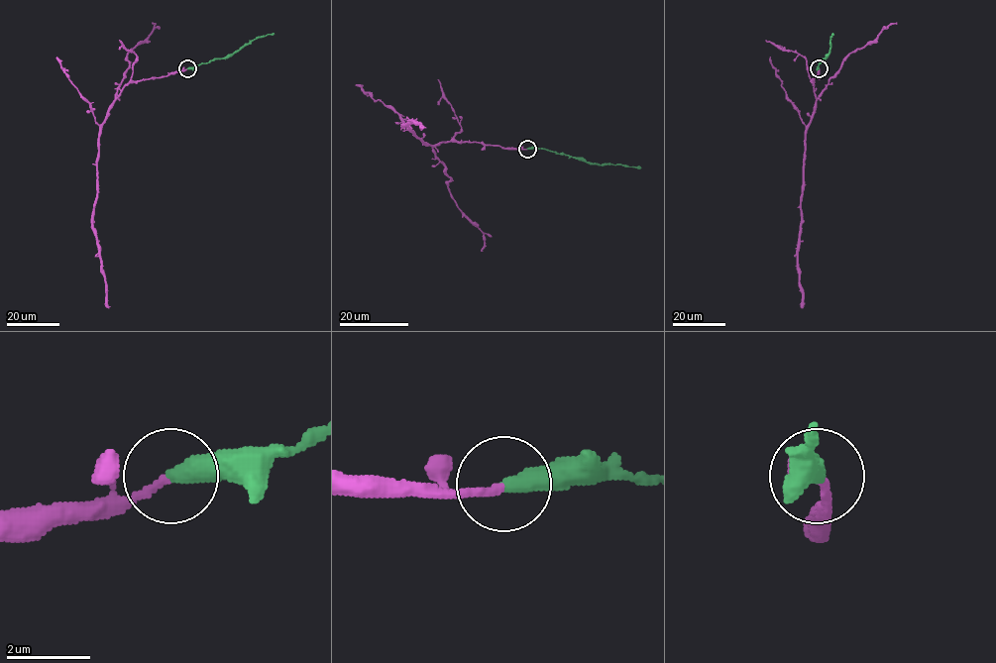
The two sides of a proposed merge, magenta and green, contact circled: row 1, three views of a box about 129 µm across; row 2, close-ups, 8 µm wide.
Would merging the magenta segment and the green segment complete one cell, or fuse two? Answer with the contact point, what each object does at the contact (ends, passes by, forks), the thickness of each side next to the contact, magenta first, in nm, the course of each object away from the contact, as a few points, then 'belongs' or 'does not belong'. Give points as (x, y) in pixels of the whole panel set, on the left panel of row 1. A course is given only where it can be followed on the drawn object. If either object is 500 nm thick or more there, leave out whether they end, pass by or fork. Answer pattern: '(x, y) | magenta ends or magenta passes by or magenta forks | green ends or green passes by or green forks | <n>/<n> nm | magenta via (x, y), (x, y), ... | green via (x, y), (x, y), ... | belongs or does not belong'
(187, 68) | magenta ends | green ends | 180/440 nm | magenta via (187, 68), (161, 77), (130, 80), (115, 100), (101, 129), (92, 226), (108, 308) | green via (187, 68), (231, 56), (252, 41), (274, 33) | belongs

